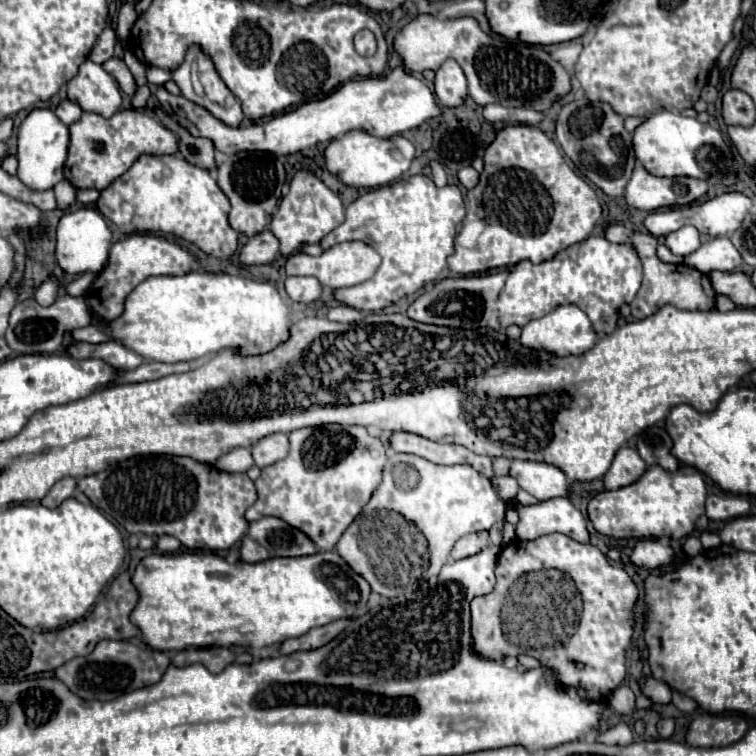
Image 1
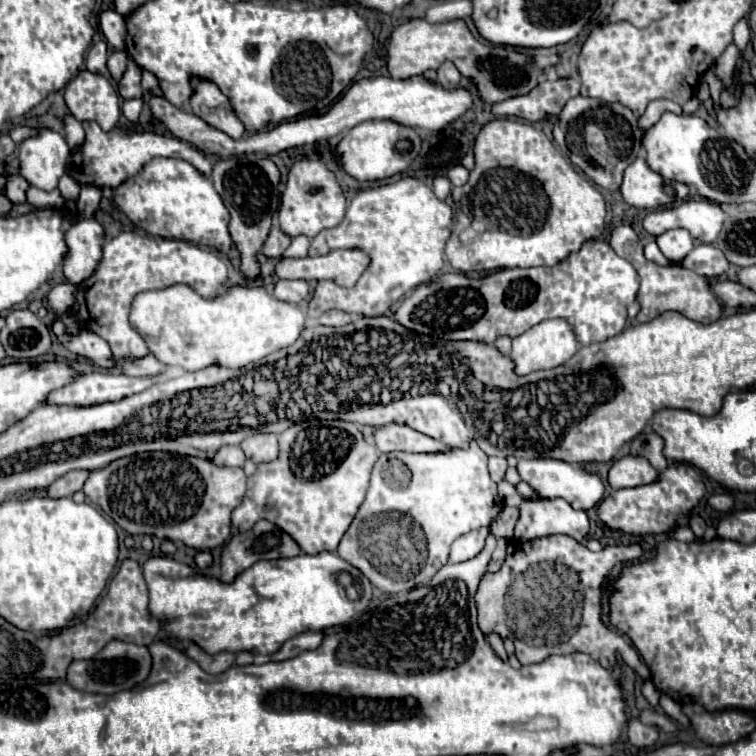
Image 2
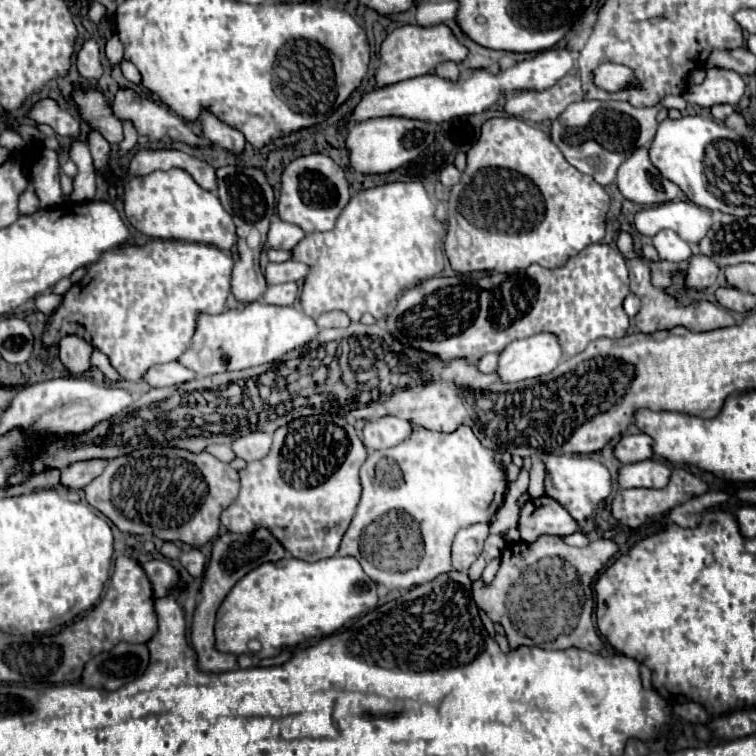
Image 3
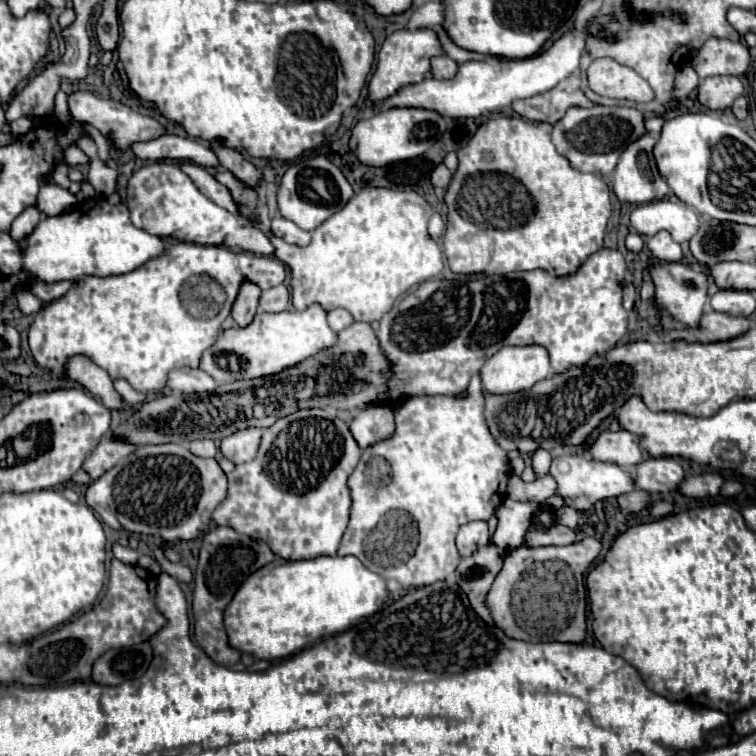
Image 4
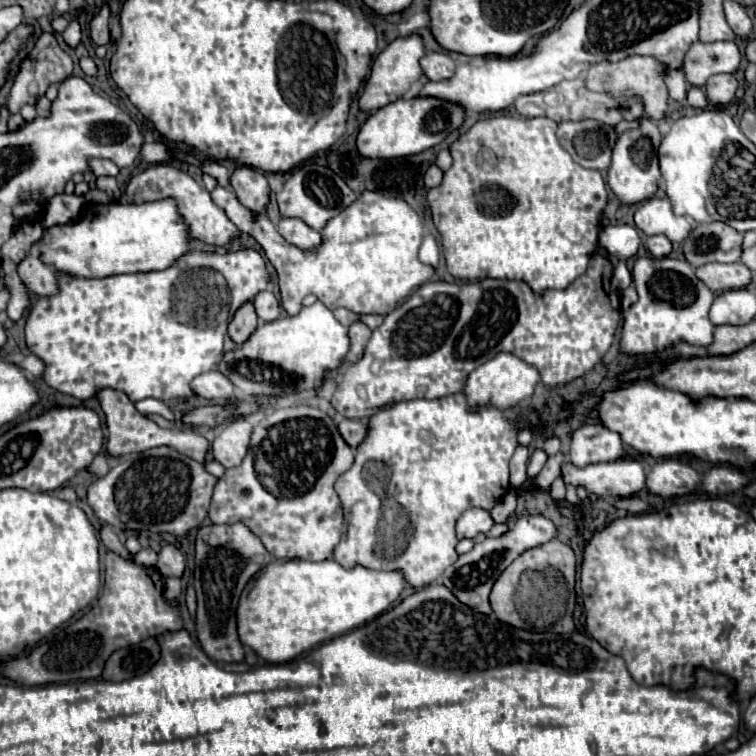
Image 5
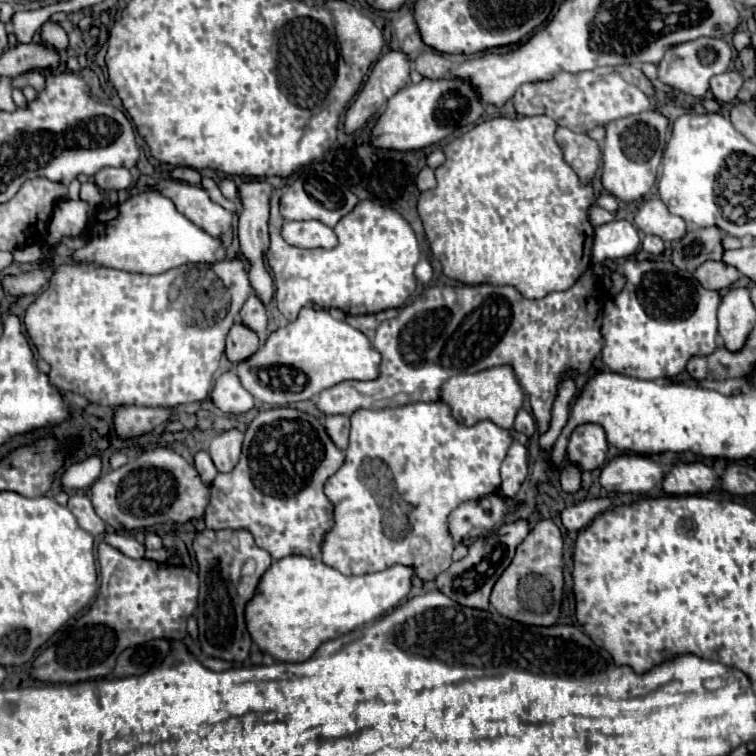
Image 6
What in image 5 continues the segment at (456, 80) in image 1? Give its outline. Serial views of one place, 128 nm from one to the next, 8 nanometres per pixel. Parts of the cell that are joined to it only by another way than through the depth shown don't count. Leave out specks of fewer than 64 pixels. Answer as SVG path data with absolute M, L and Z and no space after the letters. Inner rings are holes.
M430 52L424 56L424 60L420 60L420 66L424 70L424 74L428 76L428 80L444 80L450 78L456 64L448 54L442 52Z

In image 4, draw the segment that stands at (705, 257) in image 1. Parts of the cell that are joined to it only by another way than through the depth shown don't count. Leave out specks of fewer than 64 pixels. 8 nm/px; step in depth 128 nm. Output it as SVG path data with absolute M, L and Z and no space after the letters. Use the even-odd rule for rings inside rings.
M660 262L660 264L650 264L648 268L650 278L654 282L654 306L658 312L668 312L674 320L680 320L682 324L690 328L700 326L700 316L704 314L704 304L708 300L706 294L706 282L708 278L704 274L694 272L688 264L684 262Z

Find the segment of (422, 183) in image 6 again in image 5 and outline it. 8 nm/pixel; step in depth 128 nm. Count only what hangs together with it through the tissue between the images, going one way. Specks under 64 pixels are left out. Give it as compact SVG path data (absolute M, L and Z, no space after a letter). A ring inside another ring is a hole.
M430 166L428 170L426 170L426 174L424 174L424 188L426 190L430 190L430 188L434 188L434 186L438 186L440 182L442 182L442 170L438 168L438 166Z

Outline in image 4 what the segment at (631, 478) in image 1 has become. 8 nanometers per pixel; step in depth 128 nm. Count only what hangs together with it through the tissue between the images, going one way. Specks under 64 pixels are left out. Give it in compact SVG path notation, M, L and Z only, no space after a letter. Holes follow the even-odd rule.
M648 458L636 466L636 486L652 496L670 494L684 482L684 470L674 458Z

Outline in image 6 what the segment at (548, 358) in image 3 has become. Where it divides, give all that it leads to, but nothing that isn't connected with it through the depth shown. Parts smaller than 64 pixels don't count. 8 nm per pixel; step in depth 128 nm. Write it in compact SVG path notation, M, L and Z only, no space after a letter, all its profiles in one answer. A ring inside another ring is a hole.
M494 366L476 374L458 374L444 382L440 390L440 402L448 404L452 418L464 426L472 426L482 420L490 420L496 426L510 430L514 426L514 418L522 408L522 390L514 378L510 366Z

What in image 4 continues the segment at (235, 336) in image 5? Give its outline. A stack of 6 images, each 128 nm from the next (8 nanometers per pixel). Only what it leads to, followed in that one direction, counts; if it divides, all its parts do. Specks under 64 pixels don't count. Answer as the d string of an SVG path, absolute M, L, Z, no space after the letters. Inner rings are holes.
M244 282L232 306L232 318L238 328L246 328L254 320L258 312L258 298L260 298L260 288L256 284Z

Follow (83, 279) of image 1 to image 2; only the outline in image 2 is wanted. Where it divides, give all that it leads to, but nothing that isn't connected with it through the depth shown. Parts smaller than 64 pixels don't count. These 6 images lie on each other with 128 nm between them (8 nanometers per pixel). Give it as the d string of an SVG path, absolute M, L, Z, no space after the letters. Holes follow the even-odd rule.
M58 284L48 292L48 308L56 314L62 316L72 304L74 304L74 284Z

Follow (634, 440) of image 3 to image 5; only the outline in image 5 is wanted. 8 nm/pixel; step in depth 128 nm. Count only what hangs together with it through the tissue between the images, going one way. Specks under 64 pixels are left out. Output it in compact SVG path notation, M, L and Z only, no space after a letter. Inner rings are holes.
M584 424L572 434L570 462L578 468L618 460L622 452L624 444L620 434L604 428L602 424Z

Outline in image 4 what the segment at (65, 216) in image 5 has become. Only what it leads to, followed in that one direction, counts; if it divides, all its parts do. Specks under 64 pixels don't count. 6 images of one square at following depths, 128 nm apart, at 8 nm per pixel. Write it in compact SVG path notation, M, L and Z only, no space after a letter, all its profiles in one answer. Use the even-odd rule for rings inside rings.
M48 182L46 186L40 188L36 208L46 216L58 216L60 212L66 212L70 206L74 206L74 202L78 202L74 194L60 188L58 184Z

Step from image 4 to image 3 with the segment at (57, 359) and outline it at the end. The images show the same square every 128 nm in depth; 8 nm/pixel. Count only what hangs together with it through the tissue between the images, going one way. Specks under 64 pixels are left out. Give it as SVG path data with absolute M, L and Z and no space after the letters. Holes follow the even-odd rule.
M150 240L144 246L122 246L118 250L106 252L100 262L92 264L86 268L84 278L76 284L76 296L74 296L74 286L64 294L62 304L54 310L54 314L50 316L50 320L46 322L46 330L40 336L40 342L44 348L54 348L58 346L58 342L64 336L80 336L84 340L88 340L88 344L92 344L96 350L100 350L102 354L108 356L110 364L130 382L142 382L144 380L144 372L148 372L148 368L156 366L156 364L164 364L164 362L172 362L178 360L178 356L182 356L190 346L192 346L192 336L196 332L196 320L202 314L220 314L226 308L226 298L230 294L230 276L232 276L232 268L234 268L234 258L228 256L226 252L222 252L220 248L209 244L196 244L196 242L180 242L180 240ZM288 260L288 262L282 262L282 264L270 262L264 270L264 276L266 276L268 284L282 284L282 282L290 282L290 280L302 280L306 276L306 272L308 272L306 264Z

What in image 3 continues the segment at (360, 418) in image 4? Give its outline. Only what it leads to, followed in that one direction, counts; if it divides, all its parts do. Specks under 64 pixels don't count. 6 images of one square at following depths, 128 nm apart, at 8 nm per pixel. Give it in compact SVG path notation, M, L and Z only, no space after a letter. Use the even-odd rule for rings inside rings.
M382 416L378 420L366 420L362 428L362 442L366 450L384 450L396 446L410 434L408 420L396 416Z

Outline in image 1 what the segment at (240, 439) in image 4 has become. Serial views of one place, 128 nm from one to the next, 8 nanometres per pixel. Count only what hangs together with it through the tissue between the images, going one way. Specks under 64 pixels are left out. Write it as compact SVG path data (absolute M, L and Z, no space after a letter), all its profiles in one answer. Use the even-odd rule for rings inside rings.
M272 434L258 440L252 448L252 458L258 468L266 468L288 454L288 436L286 434Z

